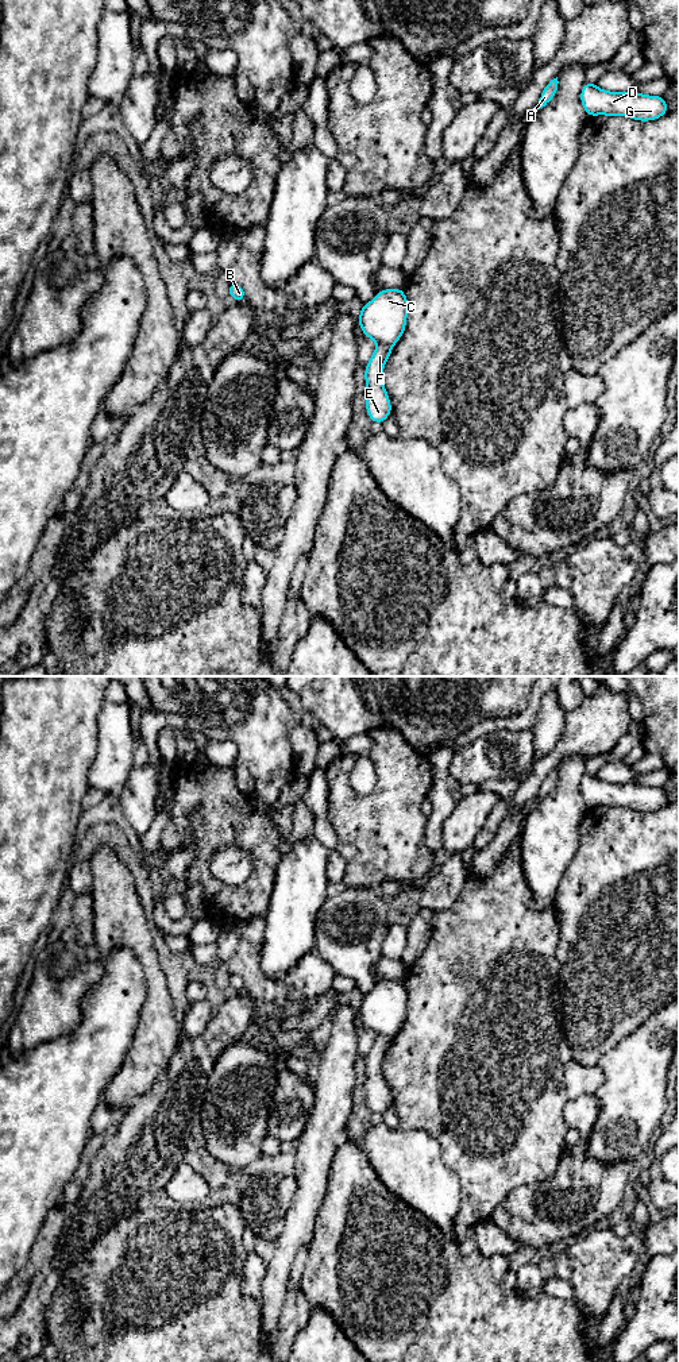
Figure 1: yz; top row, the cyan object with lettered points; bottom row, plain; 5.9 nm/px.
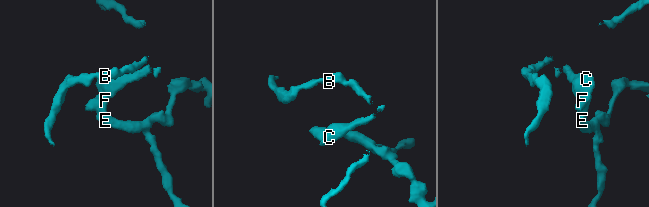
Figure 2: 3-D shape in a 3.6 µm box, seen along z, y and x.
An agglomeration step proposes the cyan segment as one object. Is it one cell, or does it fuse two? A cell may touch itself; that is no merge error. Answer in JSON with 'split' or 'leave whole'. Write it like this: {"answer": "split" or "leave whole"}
{"answer": "split"}

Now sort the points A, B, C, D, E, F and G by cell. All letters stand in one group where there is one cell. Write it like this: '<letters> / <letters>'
A B C D G / E F

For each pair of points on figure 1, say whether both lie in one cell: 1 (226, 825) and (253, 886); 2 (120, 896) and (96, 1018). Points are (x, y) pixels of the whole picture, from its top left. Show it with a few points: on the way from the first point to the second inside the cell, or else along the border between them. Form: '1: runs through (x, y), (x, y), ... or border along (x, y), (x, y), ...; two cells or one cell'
1: runs through (242, 837), (258, 853), (258, 869); one cell
2: border along (101, 956), (118, 948), (127, 948), (139, 965); two cells

